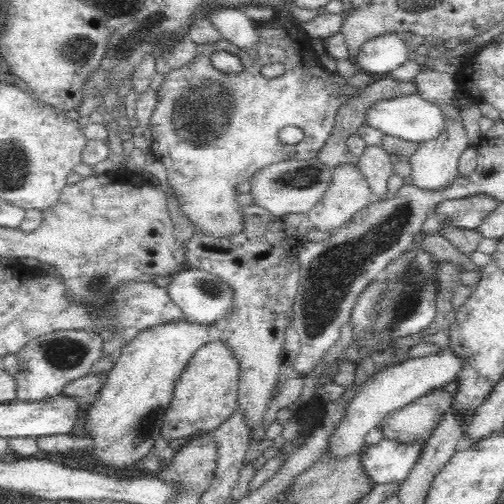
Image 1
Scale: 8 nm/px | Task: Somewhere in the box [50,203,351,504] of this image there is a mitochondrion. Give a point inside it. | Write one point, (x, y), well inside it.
(147, 425)

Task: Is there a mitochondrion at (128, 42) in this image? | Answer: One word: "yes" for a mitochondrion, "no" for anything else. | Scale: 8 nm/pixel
yes

